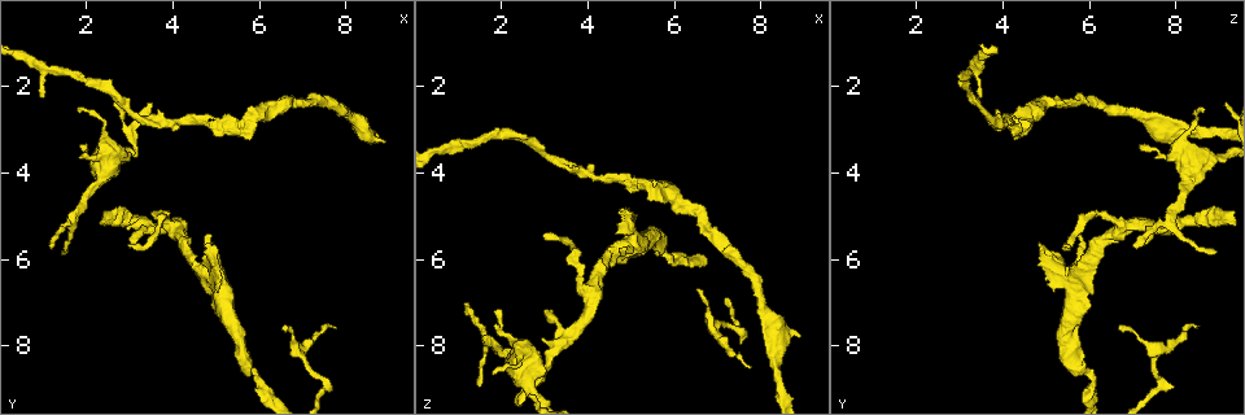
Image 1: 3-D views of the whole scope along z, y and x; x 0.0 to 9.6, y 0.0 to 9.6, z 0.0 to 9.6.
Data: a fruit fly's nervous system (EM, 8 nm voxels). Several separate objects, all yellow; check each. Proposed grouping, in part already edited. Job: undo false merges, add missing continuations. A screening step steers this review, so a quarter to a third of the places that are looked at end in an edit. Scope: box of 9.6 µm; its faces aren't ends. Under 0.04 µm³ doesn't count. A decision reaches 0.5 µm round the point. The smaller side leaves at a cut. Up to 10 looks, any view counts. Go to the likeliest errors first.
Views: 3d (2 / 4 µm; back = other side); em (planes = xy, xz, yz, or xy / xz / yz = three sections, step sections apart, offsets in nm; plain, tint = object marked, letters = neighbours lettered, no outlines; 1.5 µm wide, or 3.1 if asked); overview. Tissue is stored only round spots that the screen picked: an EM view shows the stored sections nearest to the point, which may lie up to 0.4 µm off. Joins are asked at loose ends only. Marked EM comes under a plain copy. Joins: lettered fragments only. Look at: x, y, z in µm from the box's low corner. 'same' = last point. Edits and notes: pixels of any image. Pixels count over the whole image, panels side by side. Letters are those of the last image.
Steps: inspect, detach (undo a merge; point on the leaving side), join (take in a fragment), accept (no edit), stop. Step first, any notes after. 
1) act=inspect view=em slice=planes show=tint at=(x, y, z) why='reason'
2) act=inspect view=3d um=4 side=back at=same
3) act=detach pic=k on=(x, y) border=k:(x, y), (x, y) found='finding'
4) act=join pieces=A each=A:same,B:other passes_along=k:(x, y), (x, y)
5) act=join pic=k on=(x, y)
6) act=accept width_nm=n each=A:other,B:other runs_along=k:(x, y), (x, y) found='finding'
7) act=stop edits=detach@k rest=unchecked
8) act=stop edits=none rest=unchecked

act=inspect view=em slice=planes show=letters at=(3.15, 5.60, 7.15) why='free end'

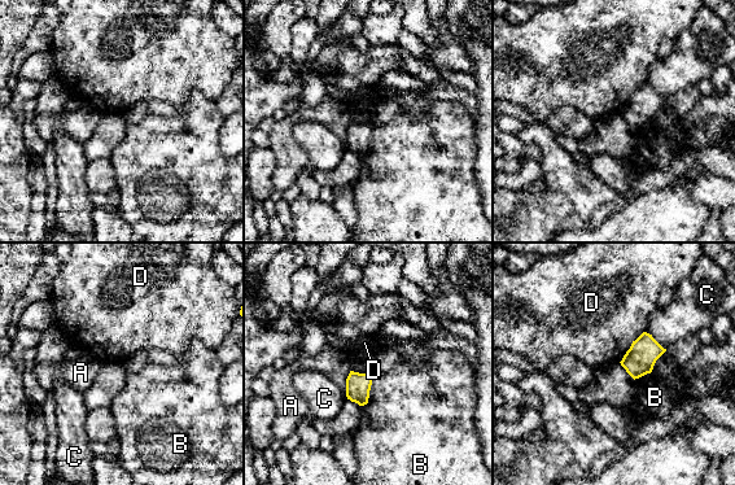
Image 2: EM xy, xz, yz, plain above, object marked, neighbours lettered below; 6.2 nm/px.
act=accept width_nm=160 each=A:other,B:other,C:other,D:other border=2:(643, 331), (620, 362) found='none of them fits'

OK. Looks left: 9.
act=inspect view=3d um=2 at=(1.85, 3.30, 7.20) why='thin end'

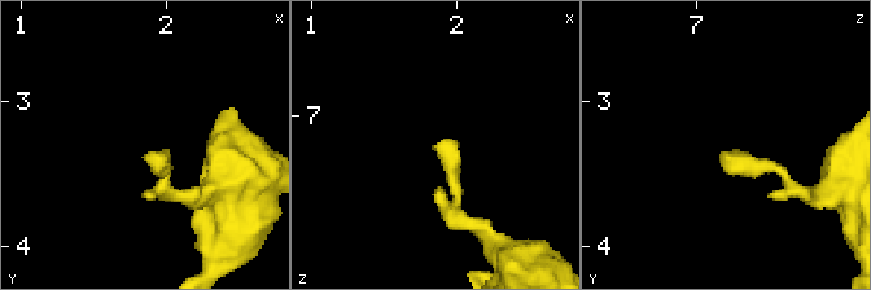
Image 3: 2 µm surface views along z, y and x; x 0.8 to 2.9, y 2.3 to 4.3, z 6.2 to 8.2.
act=inspect view=em slice=planes show=letters at=(1.90, 3.34, 7.18) why='need the tissue'

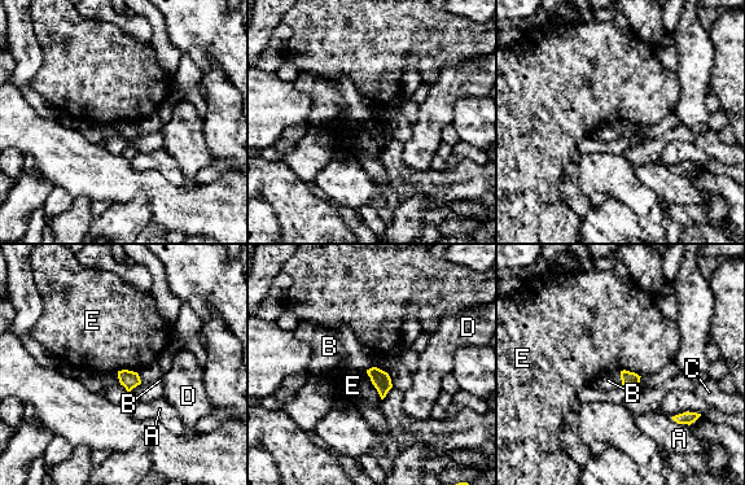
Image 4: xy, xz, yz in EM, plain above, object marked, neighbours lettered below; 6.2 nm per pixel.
act=accept longest_contact=E:220nm each=A:other,B:other,C:other,D:other,E:other border=4:(366, 370), (381, 400) found='no lettered fragment goes on from it'

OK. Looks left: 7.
act=inspect view=3d um=4 at=(1.45, 5.80, 8.95) why='free end'

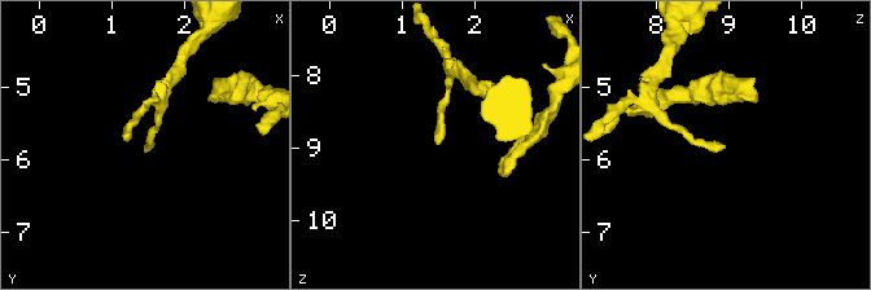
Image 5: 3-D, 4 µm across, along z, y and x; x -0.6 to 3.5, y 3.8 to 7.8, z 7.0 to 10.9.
act=inspect view=em slice=xy step=8 show=letters at=(1.45, 5.75, 8.90)

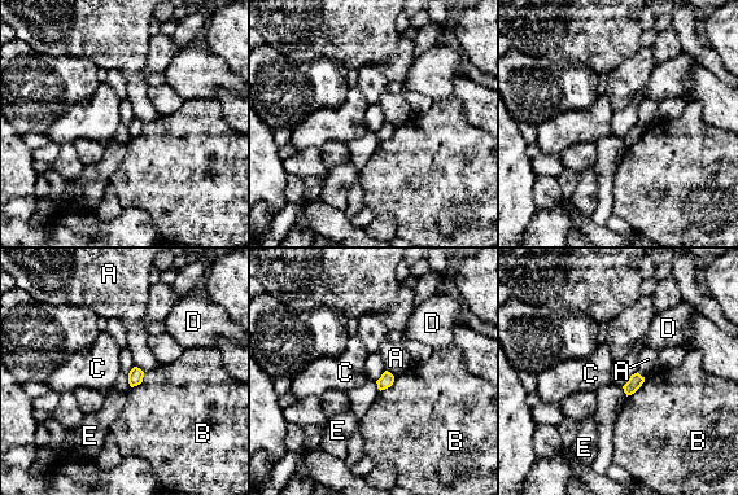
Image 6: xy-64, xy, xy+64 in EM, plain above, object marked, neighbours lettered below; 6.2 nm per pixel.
act=inspect view=em slice=planes show=letters at=same why='cut it another way'

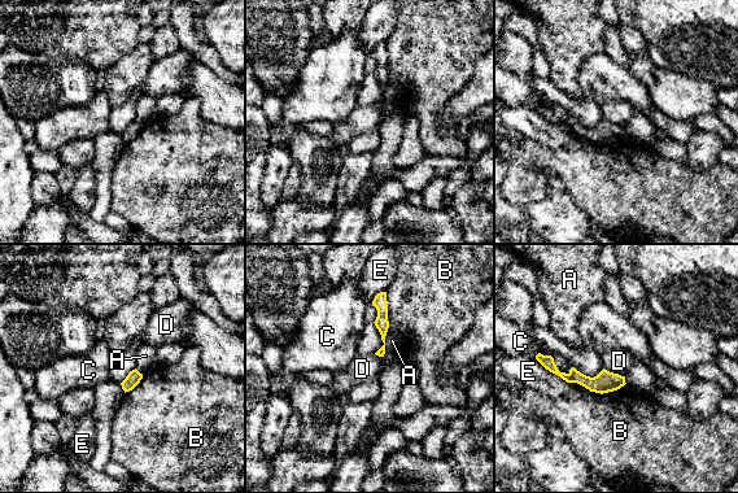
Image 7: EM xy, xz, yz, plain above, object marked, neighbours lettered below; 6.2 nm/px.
act=accept each=A:other,B:other,C:other,D:other,E:other runs_along=7:(542, 358), (564, 376), (621, 382) found='none of them fits'

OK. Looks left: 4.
act=inspect view=3d um=2 at=(5.85, 8.50, 5.95) why='narrows sharply'

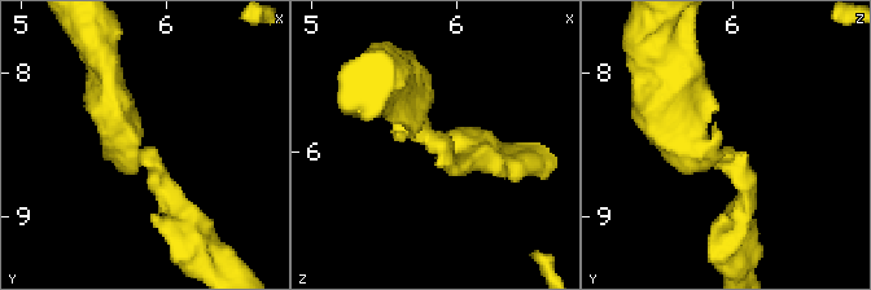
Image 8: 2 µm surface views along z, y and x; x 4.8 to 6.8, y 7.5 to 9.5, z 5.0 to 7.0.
act=inspect view=em slice=planes show=tint at=(5.84, 8.58, 5.92)

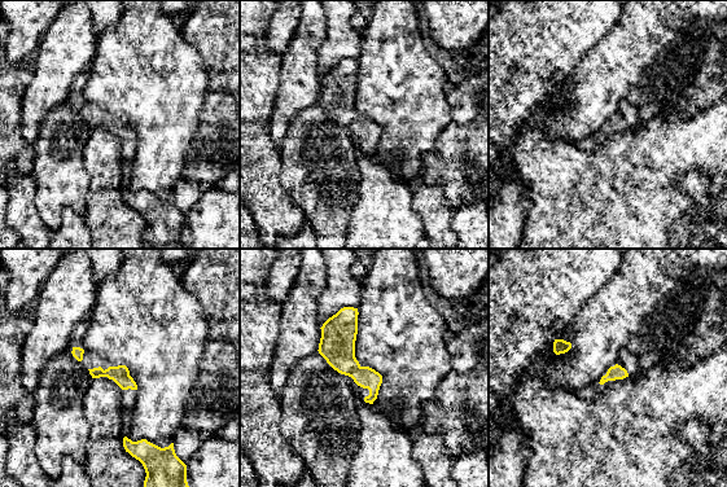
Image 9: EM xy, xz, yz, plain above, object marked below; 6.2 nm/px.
act=inspect view=em slice=planes show=letters at=same why='what lies round it'

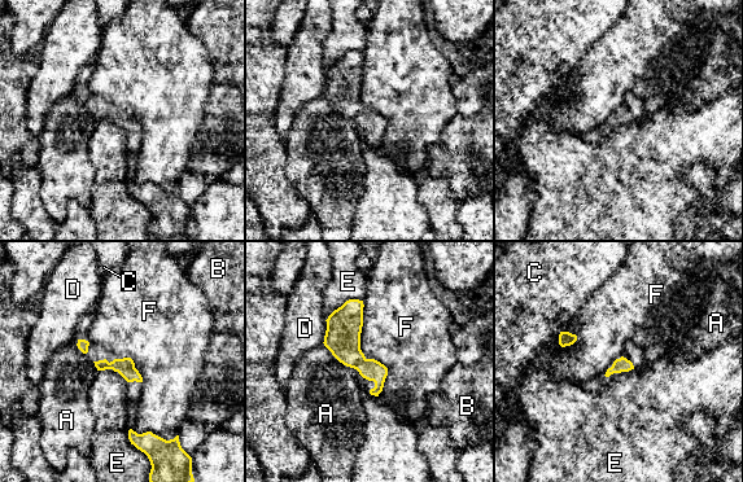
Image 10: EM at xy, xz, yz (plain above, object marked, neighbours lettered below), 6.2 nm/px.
act=accept each=A:other,B:other,C:other,D:other,E:other,F:other border=10:(362, 301), (377, 397) found='continuous, no second cell'

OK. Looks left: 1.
act=stop edits=none rest=unchecked

